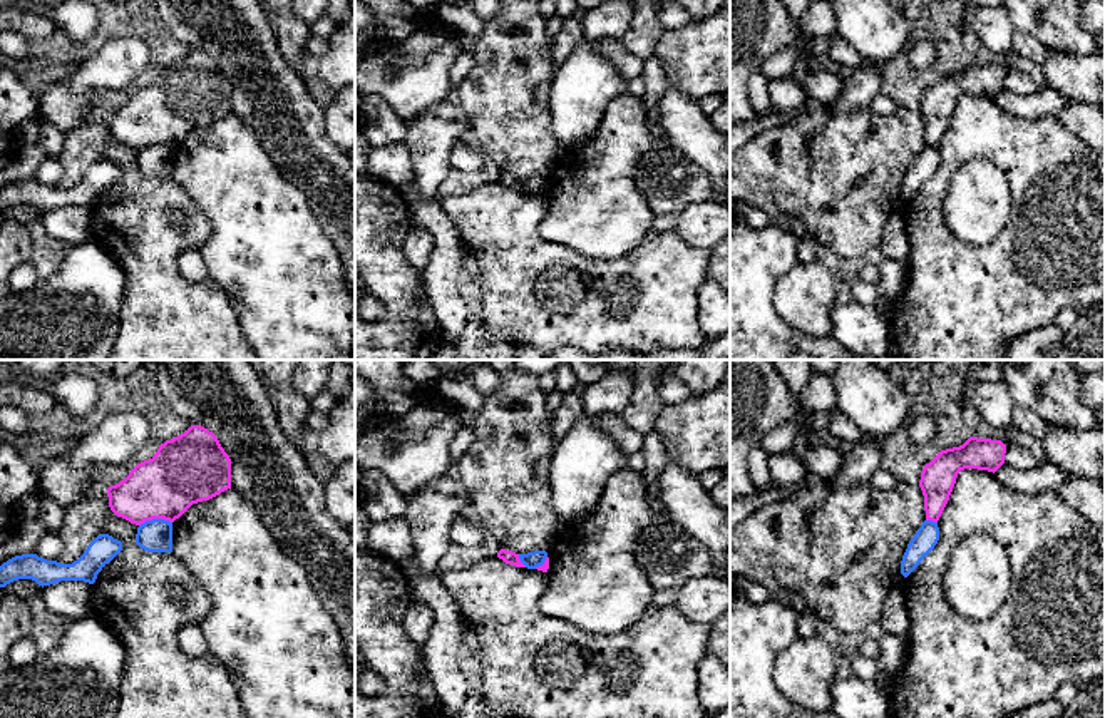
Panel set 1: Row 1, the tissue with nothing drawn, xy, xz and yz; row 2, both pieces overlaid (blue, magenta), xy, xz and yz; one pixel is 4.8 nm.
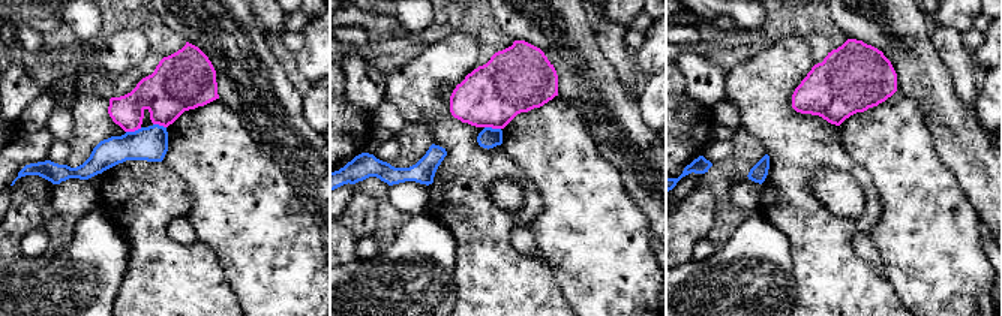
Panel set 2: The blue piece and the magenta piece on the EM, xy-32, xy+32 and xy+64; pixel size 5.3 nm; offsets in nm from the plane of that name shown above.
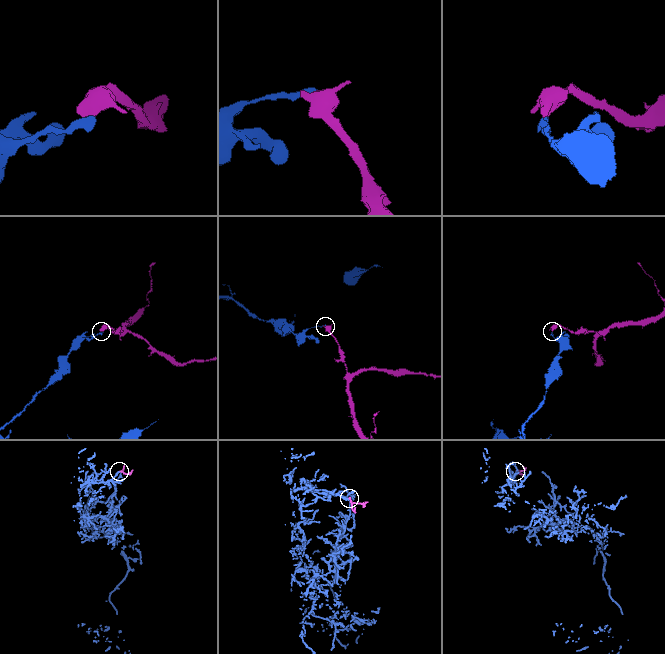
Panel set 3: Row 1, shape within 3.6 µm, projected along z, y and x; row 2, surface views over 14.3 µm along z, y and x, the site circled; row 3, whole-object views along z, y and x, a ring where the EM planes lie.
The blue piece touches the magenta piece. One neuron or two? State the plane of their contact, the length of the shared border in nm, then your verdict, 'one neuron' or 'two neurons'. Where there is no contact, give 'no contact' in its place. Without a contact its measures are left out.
xy | 160 nm | two neurons

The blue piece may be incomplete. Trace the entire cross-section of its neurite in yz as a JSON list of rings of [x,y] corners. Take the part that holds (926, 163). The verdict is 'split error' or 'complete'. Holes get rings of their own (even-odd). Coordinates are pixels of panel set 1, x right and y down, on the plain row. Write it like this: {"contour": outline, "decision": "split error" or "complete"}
{"contour": [[[924,146],[911,167],[901,186],[901,199],[907,203],[921,186],[934,174],[939,166],[938,147]]], "decision": "complete"}

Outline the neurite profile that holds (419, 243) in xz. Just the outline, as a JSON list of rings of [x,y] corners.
[[[412,226],[403,241],[403,254],[407,261],[424,271],[434,251],[434,238],[429,231]]]

